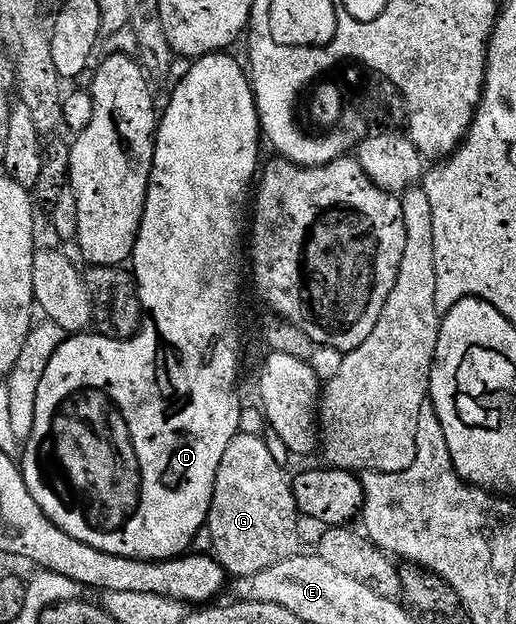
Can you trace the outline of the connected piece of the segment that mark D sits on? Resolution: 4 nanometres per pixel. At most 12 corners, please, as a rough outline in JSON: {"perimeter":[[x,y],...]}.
{"perimeter":[[251,79],[159,118],[159,334],[69,336],[19,467],[67,536],[192,547],[241,432]]}

